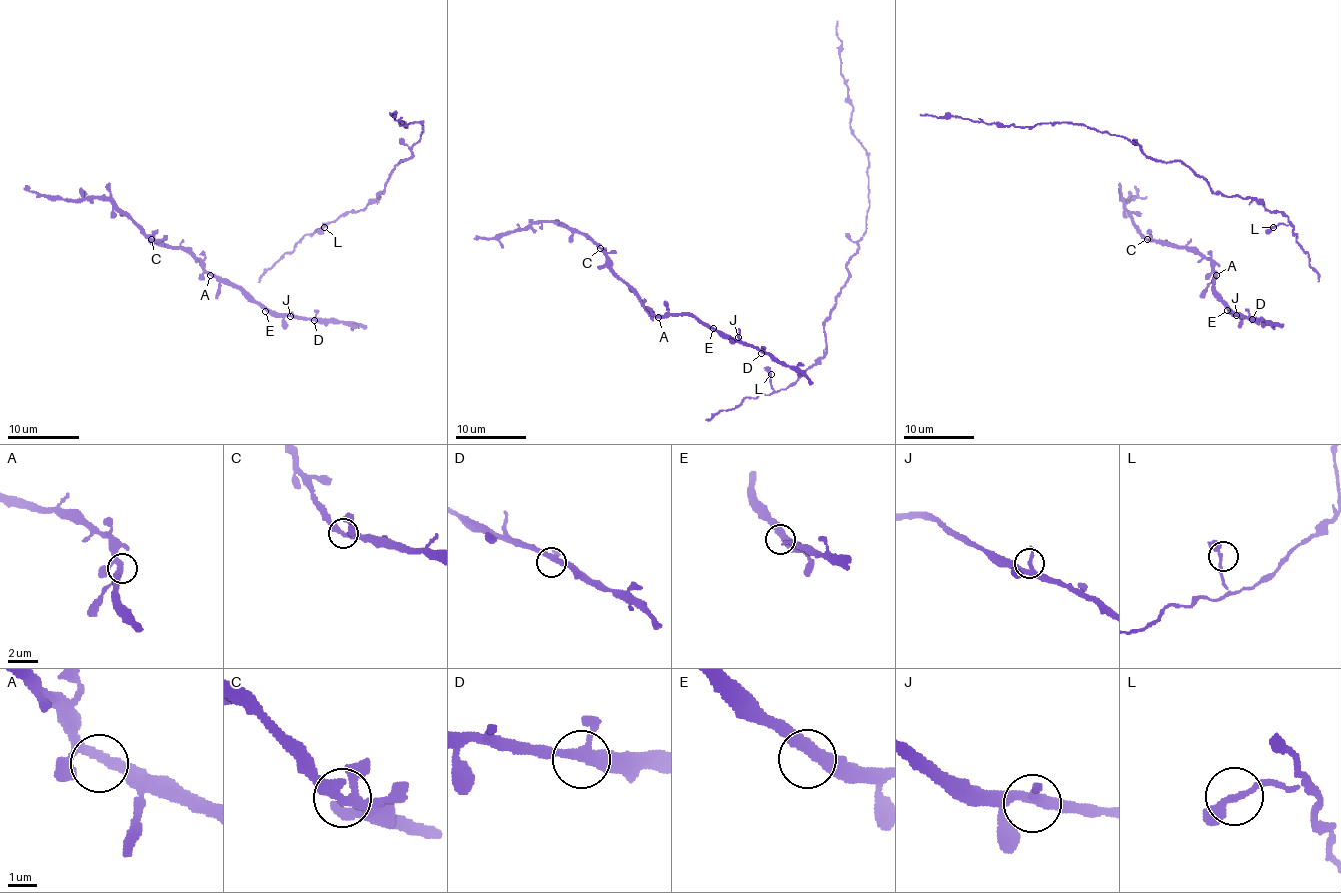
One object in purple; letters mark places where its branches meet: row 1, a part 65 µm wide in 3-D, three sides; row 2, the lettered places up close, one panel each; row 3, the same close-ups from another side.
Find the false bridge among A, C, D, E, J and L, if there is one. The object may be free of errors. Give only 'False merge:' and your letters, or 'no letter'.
False merge: no letter

